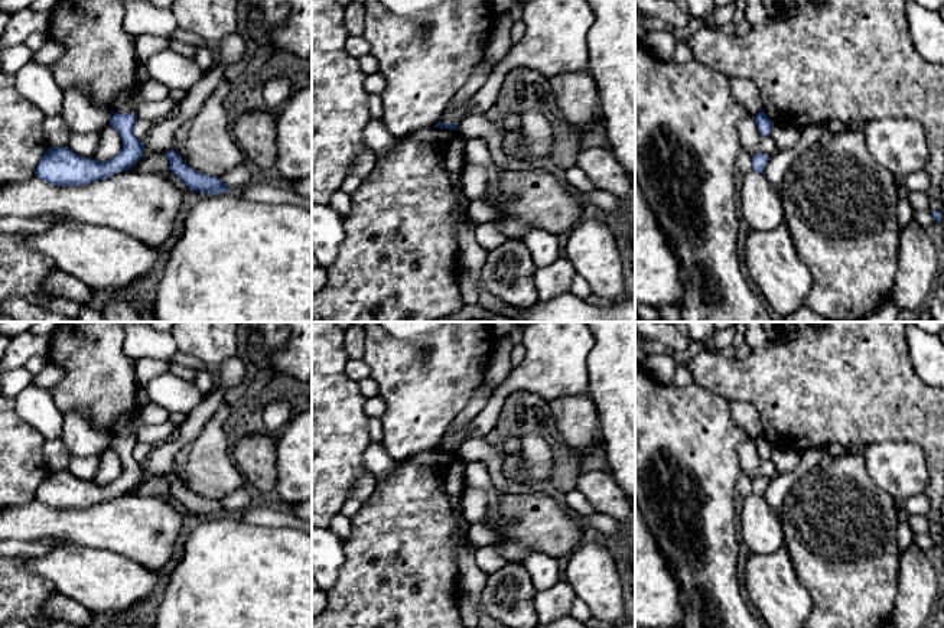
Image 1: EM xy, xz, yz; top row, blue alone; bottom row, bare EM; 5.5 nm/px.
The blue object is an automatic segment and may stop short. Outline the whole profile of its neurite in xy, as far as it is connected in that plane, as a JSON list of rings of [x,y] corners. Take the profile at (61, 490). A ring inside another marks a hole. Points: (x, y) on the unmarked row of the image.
[[[114,436],[110,449],[113,449],[123,462],[121,475],[105,485],[82,481],[69,471],[49,471],[40,482],[35,500],[56,510],[87,508],[100,502],[107,502],[115,497],[128,494],[143,481],[144,466],[134,459],[134,436]]]

